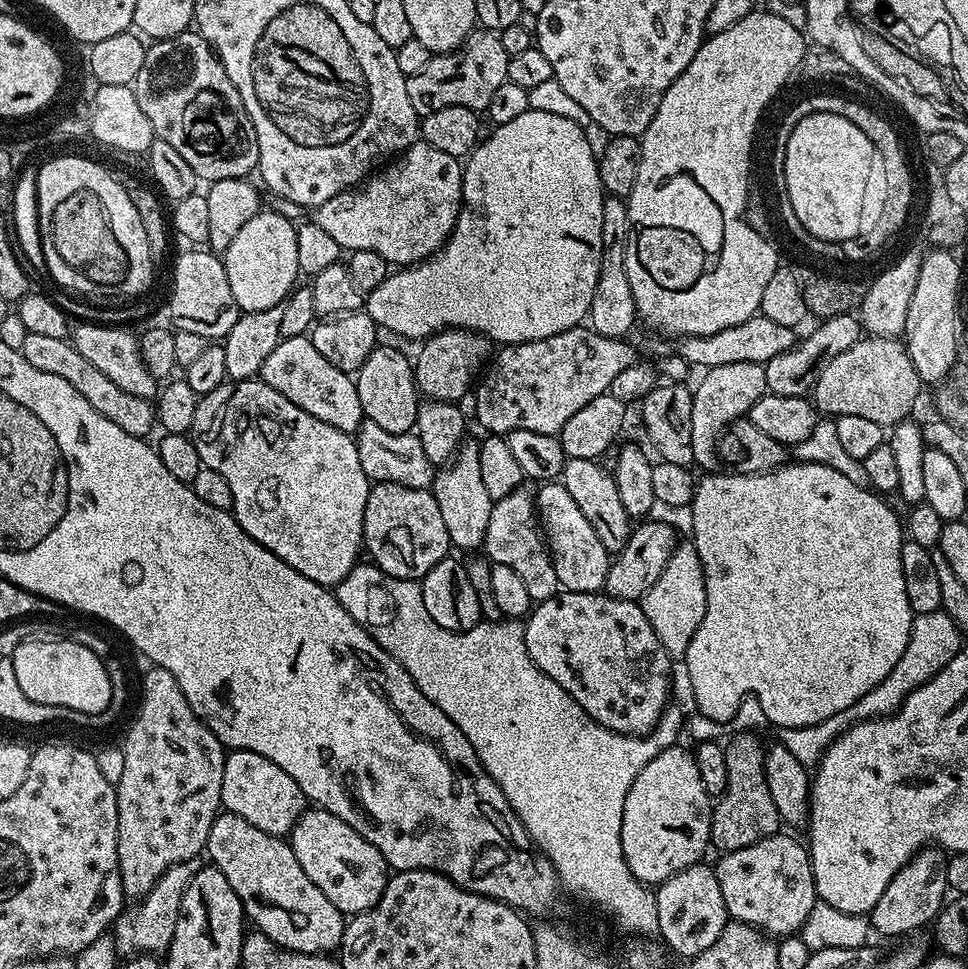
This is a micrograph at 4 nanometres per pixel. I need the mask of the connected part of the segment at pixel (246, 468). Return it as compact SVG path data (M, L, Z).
M253 378L219 384L214 390L210 390L210 394L201 396L198 410L194 410L194 422L190 435L193 442L196 443L201 465L222 474L222 478L226 478L232 495L230 511L242 526L242 530L246 530L246 534L250 534L250 538L254 538L254 542L266 546L266 550L270 550L270 554L282 558L282 562L286 562L286 566L294 566L294 570L298 570L298 574L306 574L306 578L310 578L310 582L335 586L342 582L342 578L346 578L346 574L350 574L350 570L361 559L364 548L364 515L366 514L366 498L370 481L366 470L362 470L361 460L358 459L356 441L349 433L314 418L314 414L306 414L306 410L294 406L294 402L290 402L290 398L282 398L282 394L278 394L278 390L266 386L264 381L259 378Z

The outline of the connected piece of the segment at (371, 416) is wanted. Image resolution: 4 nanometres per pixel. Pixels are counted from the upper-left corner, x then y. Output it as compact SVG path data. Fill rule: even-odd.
M377 346L366 362L354 374L356 389L358 390L358 402L362 402L362 410L370 422L378 422L382 430L390 430L390 434L402 434L412 432L416 426L416 415L422 403L422 396L417 391L416 378L413 372L413 361L404 357L396 348L384 348Z

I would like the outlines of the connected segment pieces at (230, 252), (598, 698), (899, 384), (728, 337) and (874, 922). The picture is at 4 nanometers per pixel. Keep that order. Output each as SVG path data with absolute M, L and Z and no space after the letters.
M262 210L234 237L234 242L222 254L226 278L230 278L230 291L238 302L241 313L279 308L288 293L297 287L298 266L297 225L280 213Z
M561 590L549 600L539 601L532 611L528 613L523 621L523 626L524 641L530 658L546 675L554 678L554 682L558 682L558 686L562 686L562 690L569 692L574 698L574 702L578 702L578 706L582 706L582 710L586 710L586 714L590 714L590 718L594 718L594 722L598 722L615 732L621 732L624 736L646 736L651 732L653 726L659 722L660 716L670 703L668 691L672 688L672 664L674 664L674 660L673 657L668 655L668 651L664 649L662 642L658 642L658 634L654 634L654 626L650 626L650 621L646 619L646 614L637 601L614 598L603 591L574 593Z
M865 335L850 350L842 350L821 370L810 393L813 404L826 416L859 415L885 428L905 421L920 396L922 381L910 362L907 347L891 336Z
M757 314L746 322L738 322L738 326L730 326L730 330L718 330L718 334L685 336L677 343L680 345L674 348L674 352L693 369L700 368L699 370L727 366L729 362L754 362L763 365L770 358L778 358L778 354L790 350L797 339L797 333L793 329L778 326L778 322L770 322L770 318Z
M925 846L921 848L912 859L906 862L906 866L902 866L902 870L898 870L898 874L894 874L894 878L890 878L886 890L882 890L882 898L878 898L878 902L872 907L870 913L871 931L873 933L881 932L884 936L904 936L907 932L916 932L919 928L926 927L927 924L929 927L939 916L950 892L946 882L947 865L948 856L939 847Z

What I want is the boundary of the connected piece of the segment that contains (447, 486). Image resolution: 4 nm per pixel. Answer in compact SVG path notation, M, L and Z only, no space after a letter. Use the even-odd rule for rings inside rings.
M471 440L461 445L459 452L448 465L445 465L434 477L431 492L438 502L442 522L445 523L449 543L460 547L465 552L479 549L485 538L486 528L490 524L490 514L493 513L493 503L486 486L482 483L482 472L479 469L479 443Z

